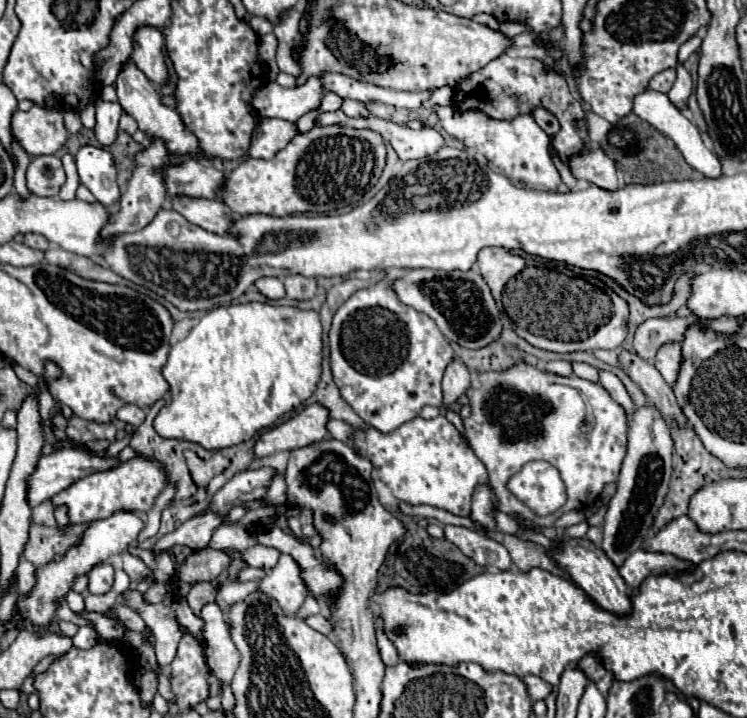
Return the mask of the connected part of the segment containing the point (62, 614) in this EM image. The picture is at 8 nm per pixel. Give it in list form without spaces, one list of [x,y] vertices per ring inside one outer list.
[[[59,599],[58,602],[56,602],[56,618],[58,618],[58,620],[70,620],[70,622],[76,622],[76,624],[80,622],[82,626],[88,624],[86,620],[80,620],[80,618],[78,618],[70,608],[68,608],[65,599]]]

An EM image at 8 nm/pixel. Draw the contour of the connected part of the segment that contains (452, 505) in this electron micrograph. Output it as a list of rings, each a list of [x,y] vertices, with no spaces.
[[[442,414],[432,420],[410,420],[410,424],[404,424],[392,434],[382,434],[376,428],[364,432],[354,430],[352,444],[372,462],[372,478],[384,480],[398,500],[412,506],[428,504],[458,516],[468,516],[472,490],[476,484],[488,484],[484,464]]]

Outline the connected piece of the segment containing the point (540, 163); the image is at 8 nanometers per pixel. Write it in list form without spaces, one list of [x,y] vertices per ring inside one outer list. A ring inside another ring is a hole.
[[[438,106],[436,108],[440,116],[442,128],[456,136],[460,142],[464,142],[466,148],[472,148],[480,152],[492,166],[500,168],[512,182],[524,184],[528,188],[558,188],[560,186],[560,174],[550,158],[548,146],[550,138],[548,134],[534,122],[532,116],[518,116],[510,122],[506,120],[490,120],[488,116],[482,116],[482,112],[464,112],[458,114],[454,106]]]

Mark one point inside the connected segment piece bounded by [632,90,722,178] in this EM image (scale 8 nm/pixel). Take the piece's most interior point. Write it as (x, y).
(654, 107)

